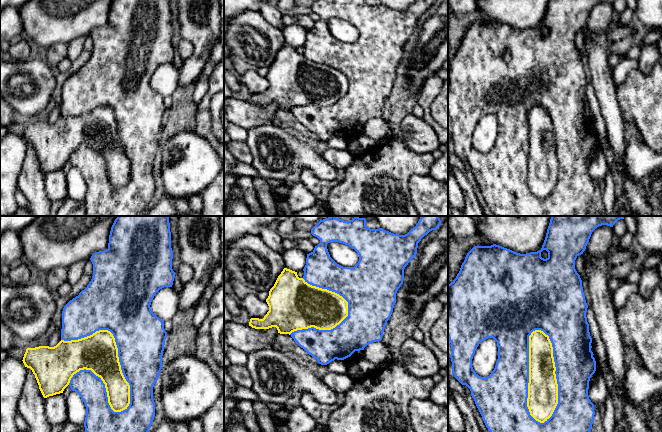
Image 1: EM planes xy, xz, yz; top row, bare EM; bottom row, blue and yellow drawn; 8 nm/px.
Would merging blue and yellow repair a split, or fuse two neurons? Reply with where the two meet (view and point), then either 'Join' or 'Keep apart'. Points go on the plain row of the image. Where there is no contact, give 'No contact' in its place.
Touches blue at xy (117, 122). Keep apart

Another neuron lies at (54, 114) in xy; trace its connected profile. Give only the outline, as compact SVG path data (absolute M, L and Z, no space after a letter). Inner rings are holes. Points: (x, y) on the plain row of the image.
M62 102L60 104L57 104L56 107L49 112L47 122L54 123L61 117L61 105Z

